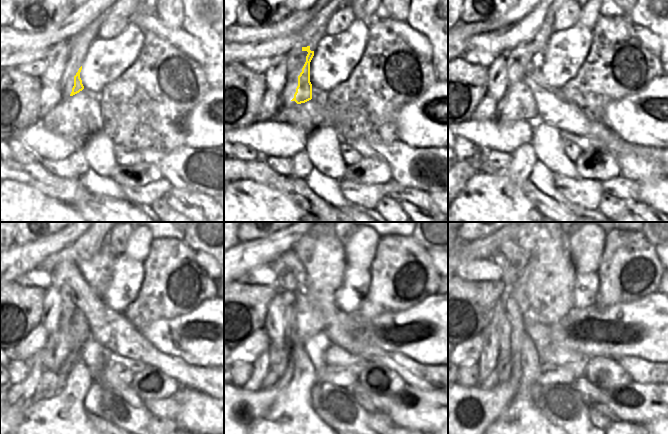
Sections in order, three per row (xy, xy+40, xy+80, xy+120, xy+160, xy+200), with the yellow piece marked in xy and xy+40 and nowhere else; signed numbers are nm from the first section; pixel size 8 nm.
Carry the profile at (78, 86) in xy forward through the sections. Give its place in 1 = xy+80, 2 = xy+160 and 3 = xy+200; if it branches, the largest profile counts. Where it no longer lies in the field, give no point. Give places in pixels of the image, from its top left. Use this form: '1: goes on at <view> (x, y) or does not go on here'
1: goes on at xy+80 (525, 97)
2: goes on at xy+160 (323, 256)
3: goes on at xy+200 (544, 292)

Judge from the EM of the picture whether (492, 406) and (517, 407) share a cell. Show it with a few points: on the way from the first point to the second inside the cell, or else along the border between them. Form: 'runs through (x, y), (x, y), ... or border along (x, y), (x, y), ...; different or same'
border along (515, 385), (515, 393), (512, 399), (491, 423); different

